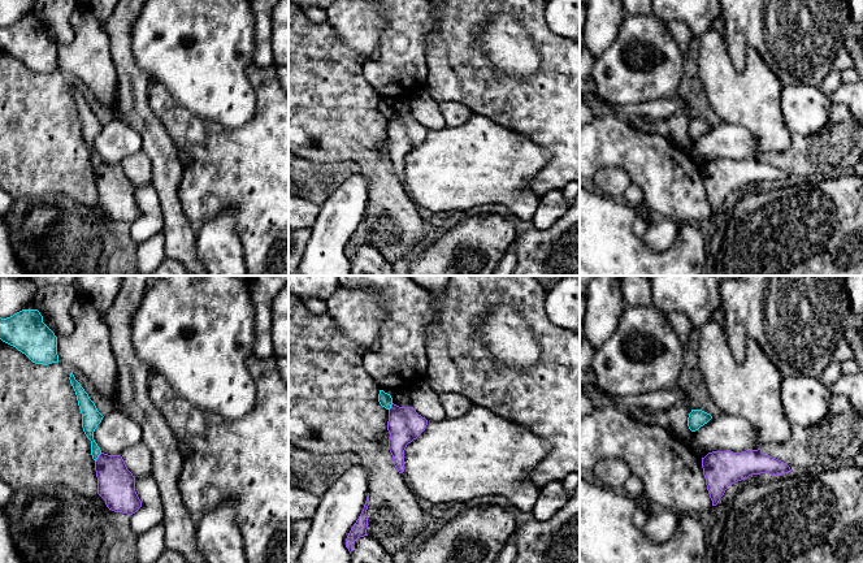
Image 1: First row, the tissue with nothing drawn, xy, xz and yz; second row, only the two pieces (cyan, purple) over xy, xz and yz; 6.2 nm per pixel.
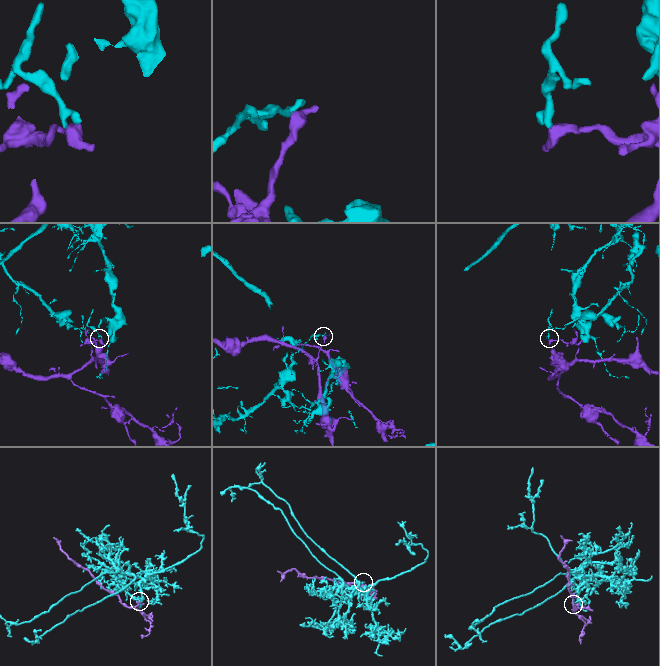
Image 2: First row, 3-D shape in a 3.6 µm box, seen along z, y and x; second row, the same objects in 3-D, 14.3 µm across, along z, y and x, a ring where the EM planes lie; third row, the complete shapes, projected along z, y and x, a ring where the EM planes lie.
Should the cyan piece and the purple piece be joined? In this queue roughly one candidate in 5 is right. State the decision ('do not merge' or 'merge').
do not merge

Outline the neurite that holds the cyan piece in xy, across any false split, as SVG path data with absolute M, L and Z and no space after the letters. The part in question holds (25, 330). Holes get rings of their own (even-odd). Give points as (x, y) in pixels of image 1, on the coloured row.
M22 309L10 317L0 317L0 339L35 364L58 363L57 337L43 322L38 309Z

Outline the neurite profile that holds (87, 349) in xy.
M77 298L71 304L70 316L74 329L69 335L61 335L53 322L43 317L43 322L57 337L58 363L71 372L82 372L116 407L117 363L110 347L109 328L84 298Z

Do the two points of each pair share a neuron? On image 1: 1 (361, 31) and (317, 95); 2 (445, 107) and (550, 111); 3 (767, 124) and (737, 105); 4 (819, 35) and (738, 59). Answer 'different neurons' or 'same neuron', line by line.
1: different neurons
2: different neurons
3: same neuron
4: same neuron

